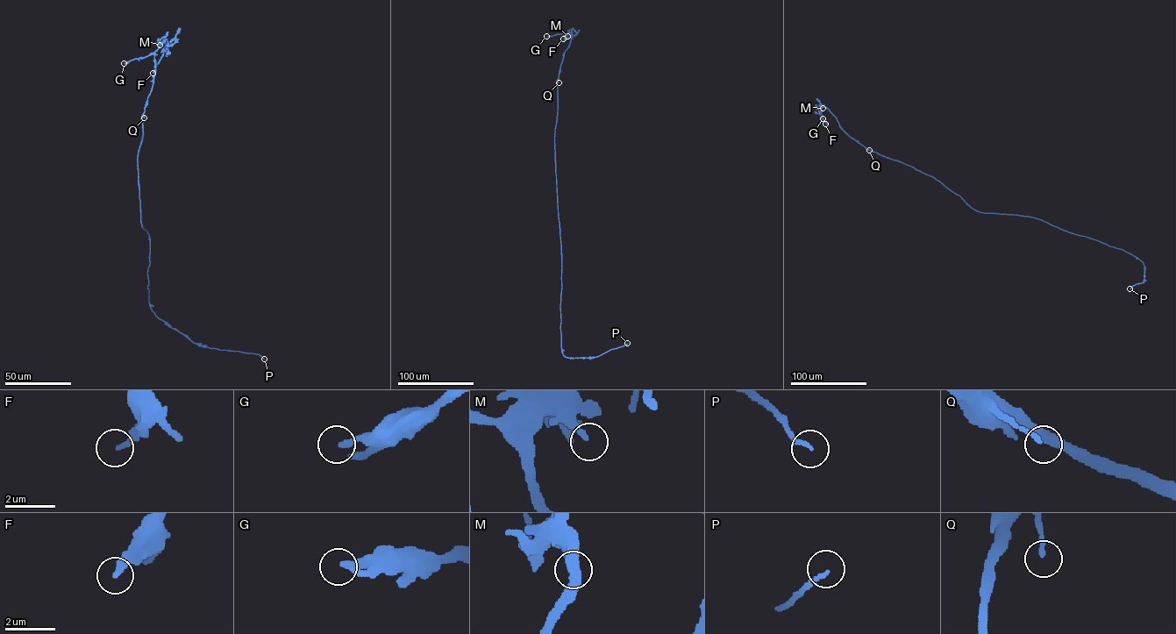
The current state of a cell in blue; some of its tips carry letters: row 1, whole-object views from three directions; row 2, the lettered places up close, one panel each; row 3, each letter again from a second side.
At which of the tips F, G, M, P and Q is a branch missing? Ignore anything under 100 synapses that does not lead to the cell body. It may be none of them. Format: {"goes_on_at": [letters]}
{"goes_on_at": []}

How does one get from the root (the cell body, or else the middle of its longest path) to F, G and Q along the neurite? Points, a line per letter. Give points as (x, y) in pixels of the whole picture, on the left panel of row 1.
F: (143, 227), (138, 162), (141, 117), (165, 38), (154, 53), (153, 73)
G: (143, 227), (138, 162), (143, 136), (141, 117), (167, 39), (160, 39), (153, 53), (124, 63)
Q: (143, 227), (138, 155), (143, 136), (141, 117), (144, 117)

